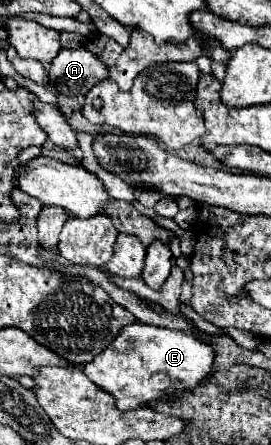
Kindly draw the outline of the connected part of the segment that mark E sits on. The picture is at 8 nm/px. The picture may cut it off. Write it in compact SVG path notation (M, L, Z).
M141 321L131 323L121 331L121 335L85 365L83 373L103 391L109 391L117 399L121 411L141 407L153 399L165 399L177 391L197 387L205 377L209 377L213 367L213 349L181 331L145 325Z

